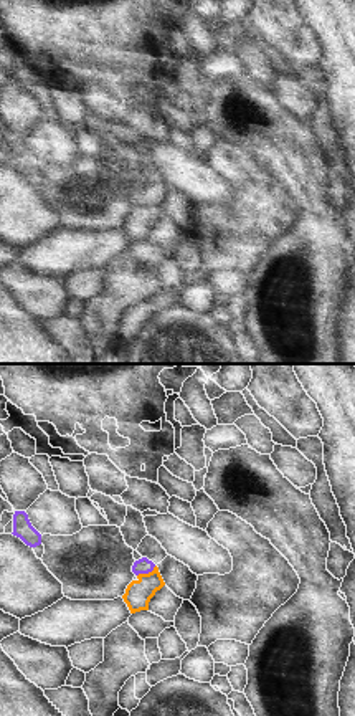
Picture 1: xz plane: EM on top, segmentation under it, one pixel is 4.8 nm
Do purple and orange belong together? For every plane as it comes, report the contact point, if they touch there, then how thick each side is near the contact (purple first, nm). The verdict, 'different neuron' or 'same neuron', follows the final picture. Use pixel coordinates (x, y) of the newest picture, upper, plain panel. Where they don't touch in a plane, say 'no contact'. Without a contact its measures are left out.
meets purple at (146, 202); 80 nm thick on the purple side, 130 nm on the other

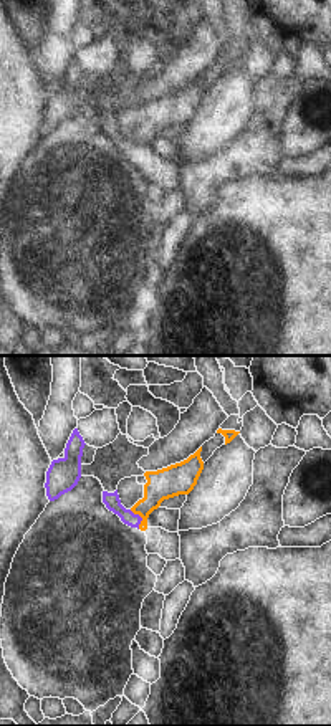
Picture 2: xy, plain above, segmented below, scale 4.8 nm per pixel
meets purple at (141, 148); 80 nm thick on the purple side, 150 nm on the other

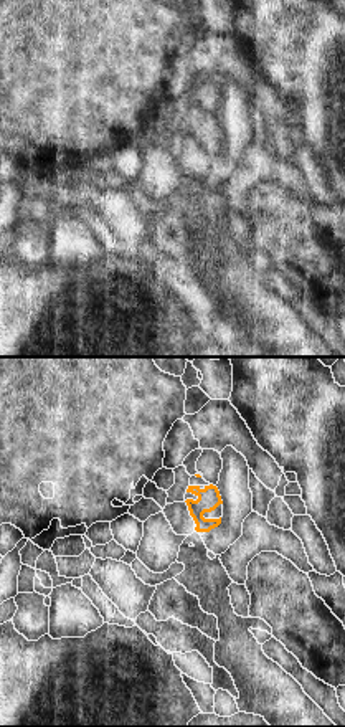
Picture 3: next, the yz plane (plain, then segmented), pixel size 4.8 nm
no contact

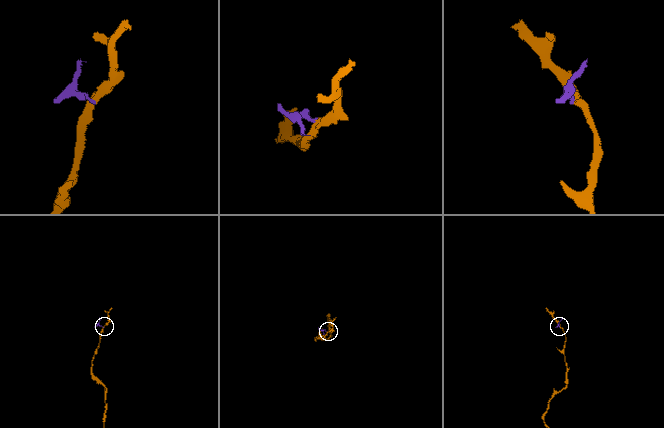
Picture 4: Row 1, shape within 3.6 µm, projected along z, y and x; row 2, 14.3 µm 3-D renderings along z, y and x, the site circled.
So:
different neuron

